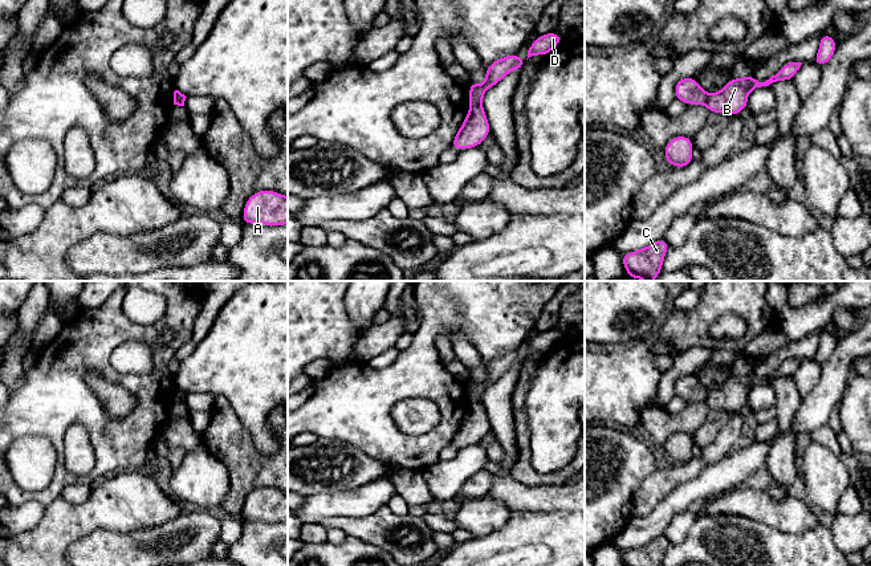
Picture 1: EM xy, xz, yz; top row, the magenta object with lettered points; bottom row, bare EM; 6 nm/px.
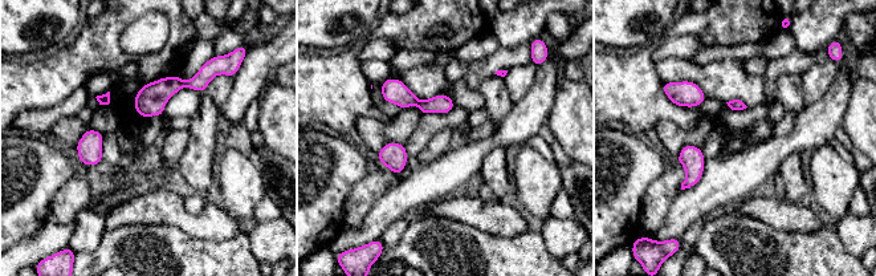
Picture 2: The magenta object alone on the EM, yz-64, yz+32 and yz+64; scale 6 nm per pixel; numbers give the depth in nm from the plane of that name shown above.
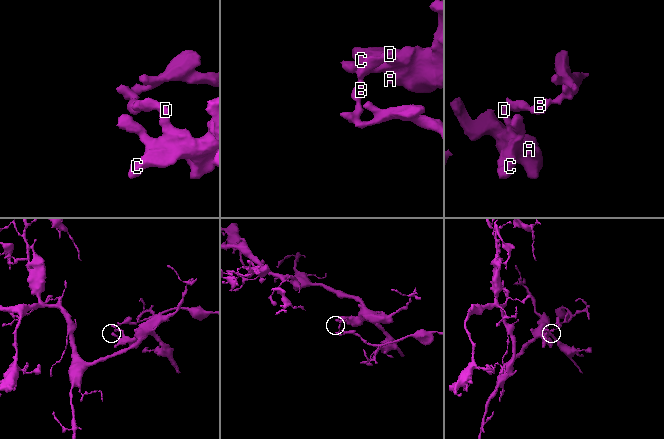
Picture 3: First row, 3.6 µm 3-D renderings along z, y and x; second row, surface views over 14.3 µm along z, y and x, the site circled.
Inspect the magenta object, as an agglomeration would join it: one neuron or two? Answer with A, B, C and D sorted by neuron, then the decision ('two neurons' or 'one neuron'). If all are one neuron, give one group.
A C D / B; two neurons

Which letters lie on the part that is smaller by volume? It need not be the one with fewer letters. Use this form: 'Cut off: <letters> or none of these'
Cut off: B

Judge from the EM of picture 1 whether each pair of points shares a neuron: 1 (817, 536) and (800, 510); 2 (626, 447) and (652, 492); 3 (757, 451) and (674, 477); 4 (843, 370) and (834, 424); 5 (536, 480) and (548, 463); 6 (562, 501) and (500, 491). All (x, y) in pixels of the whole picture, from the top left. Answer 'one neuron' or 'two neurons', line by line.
1: two neurons
2: two neurons
3: two neurons
4: two neurons
5: two neurons
6: one neuron

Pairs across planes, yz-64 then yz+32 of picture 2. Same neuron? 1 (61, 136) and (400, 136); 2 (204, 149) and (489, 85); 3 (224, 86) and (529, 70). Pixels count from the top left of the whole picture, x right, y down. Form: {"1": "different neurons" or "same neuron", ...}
{"1": "same neuron", "2": "same neuron", "3": "same neuron"}

